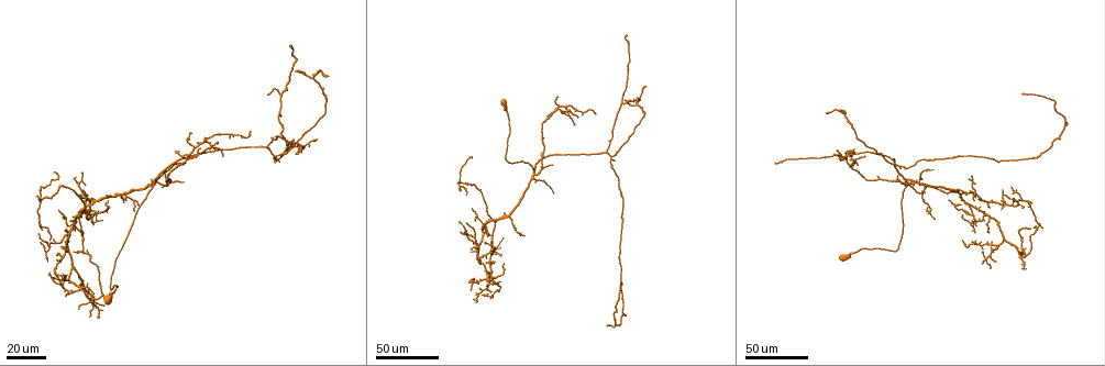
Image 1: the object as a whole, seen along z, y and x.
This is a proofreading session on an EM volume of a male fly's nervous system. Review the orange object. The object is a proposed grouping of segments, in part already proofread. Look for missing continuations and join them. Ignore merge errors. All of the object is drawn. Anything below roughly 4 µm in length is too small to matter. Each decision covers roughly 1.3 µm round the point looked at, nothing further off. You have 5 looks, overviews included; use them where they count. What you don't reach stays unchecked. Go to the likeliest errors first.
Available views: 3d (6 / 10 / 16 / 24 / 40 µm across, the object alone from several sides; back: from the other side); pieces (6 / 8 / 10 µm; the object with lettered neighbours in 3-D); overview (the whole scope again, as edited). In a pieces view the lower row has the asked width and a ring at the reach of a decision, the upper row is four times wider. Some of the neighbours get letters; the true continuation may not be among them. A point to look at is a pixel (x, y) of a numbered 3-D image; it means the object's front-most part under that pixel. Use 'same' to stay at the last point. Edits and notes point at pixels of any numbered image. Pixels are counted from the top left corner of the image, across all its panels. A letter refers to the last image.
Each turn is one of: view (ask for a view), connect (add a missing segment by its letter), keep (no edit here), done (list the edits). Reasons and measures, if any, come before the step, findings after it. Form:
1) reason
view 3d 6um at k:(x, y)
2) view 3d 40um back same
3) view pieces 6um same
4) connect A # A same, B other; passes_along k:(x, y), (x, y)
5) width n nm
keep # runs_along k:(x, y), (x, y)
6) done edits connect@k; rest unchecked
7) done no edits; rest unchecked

end of a long branch
view 3d 24um at 1:(644, 86)

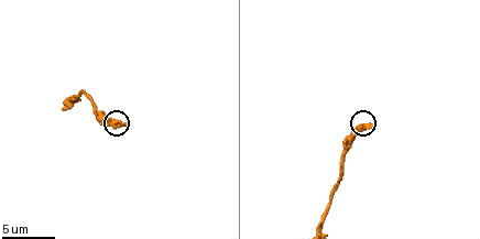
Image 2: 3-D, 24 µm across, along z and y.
what lies round it
view pieces 10um at 2:(375, 127)

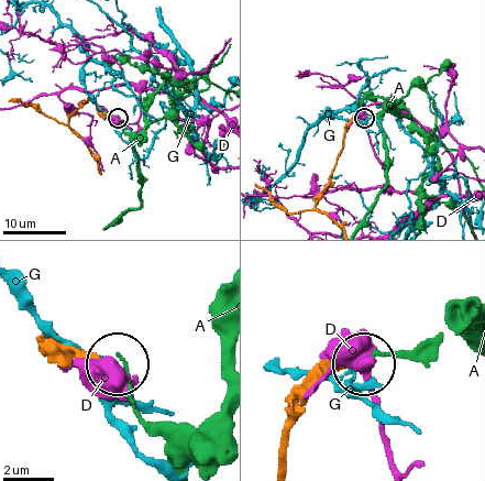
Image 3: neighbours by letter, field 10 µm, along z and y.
width 260 nm
keep # A other, D other, G other; no lettered segment goes on from it

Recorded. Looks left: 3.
tapers out
view 3d 40um at 1:(552, 164)

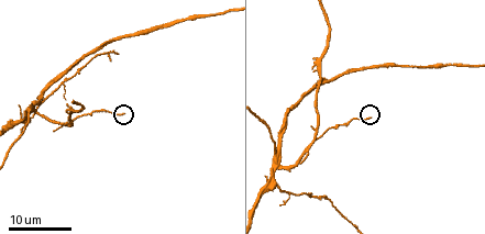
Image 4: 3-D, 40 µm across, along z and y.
view 3d 6um at 4:(125, 113)

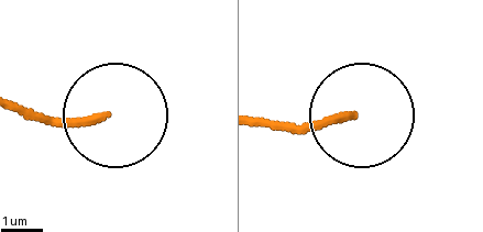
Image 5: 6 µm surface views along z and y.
view pieces 8um at 5:(344, 118)

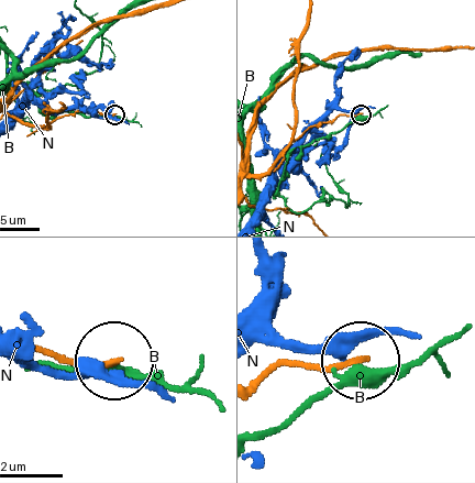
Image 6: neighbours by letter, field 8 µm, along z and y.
width 180 nm
keep # B other, N other; runs_along 6:(256, 386), (288, 362), (328, 370), (356, 362); no lettered segment goes on from it

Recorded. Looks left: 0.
done no edits; rest unchecked

